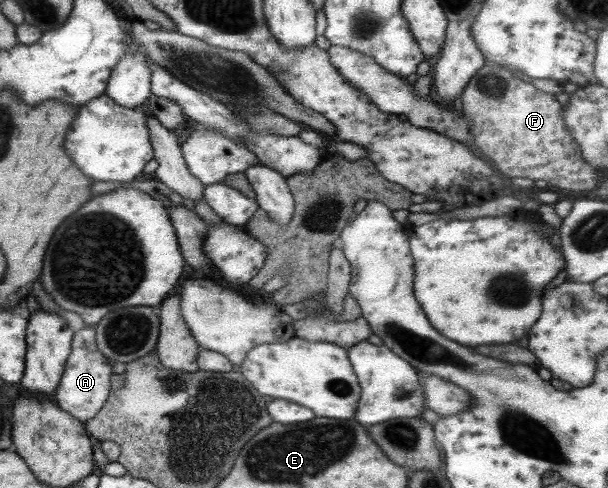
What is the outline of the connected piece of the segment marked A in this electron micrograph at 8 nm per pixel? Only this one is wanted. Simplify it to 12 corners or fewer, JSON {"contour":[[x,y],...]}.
{"contour":[[75,331],[53,400],[85,424],[107,402],[113,362]]}

